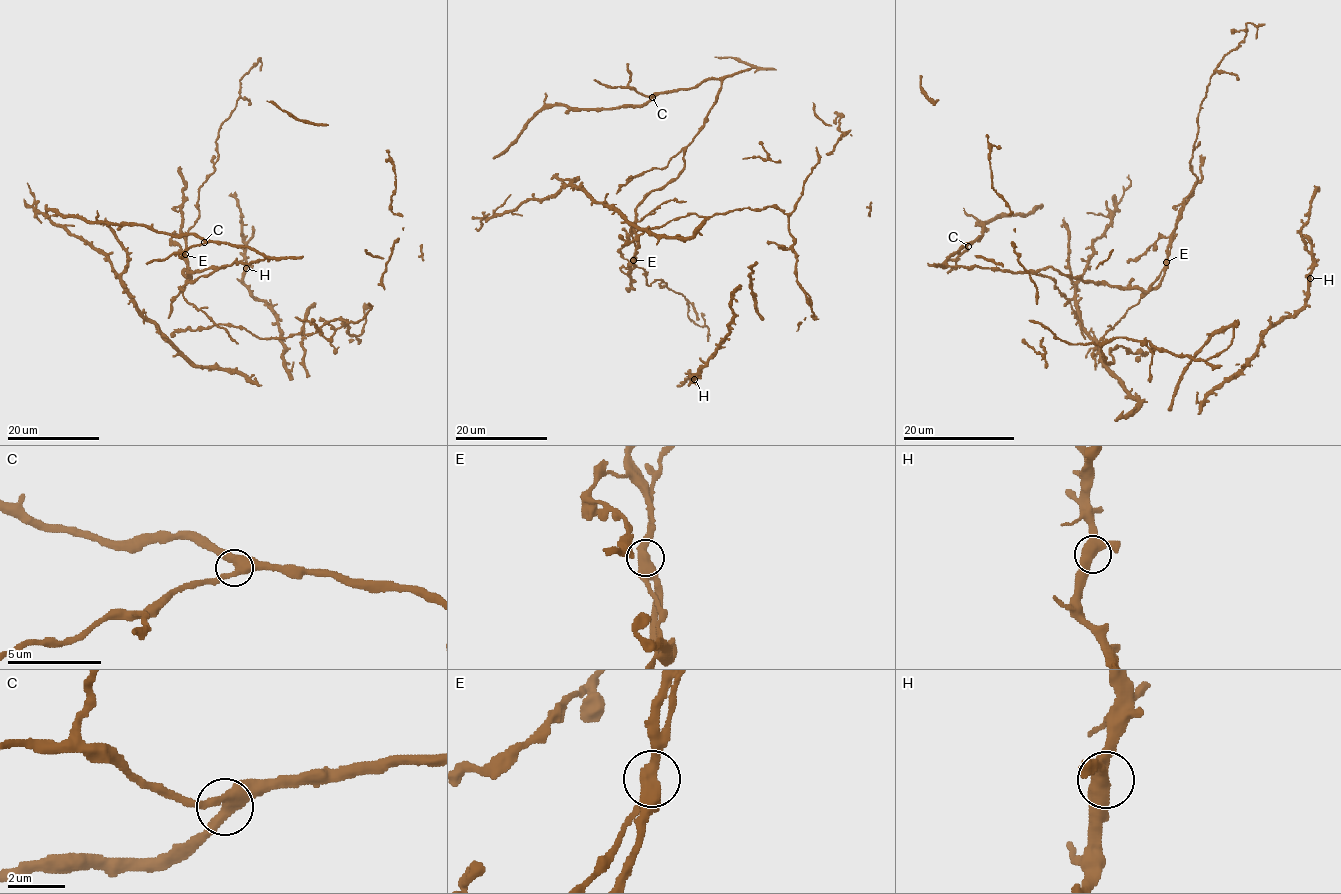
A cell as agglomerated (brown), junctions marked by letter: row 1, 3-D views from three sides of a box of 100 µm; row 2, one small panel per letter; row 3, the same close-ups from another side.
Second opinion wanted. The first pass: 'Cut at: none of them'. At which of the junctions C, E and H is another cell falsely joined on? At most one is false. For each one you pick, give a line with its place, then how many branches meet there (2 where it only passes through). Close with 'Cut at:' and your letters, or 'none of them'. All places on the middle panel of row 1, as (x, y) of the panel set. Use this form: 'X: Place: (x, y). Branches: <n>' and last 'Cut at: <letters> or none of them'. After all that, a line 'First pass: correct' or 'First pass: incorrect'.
E: Place: (633, 260). Branches: 3
Cut at: E
First pass: incorrect

